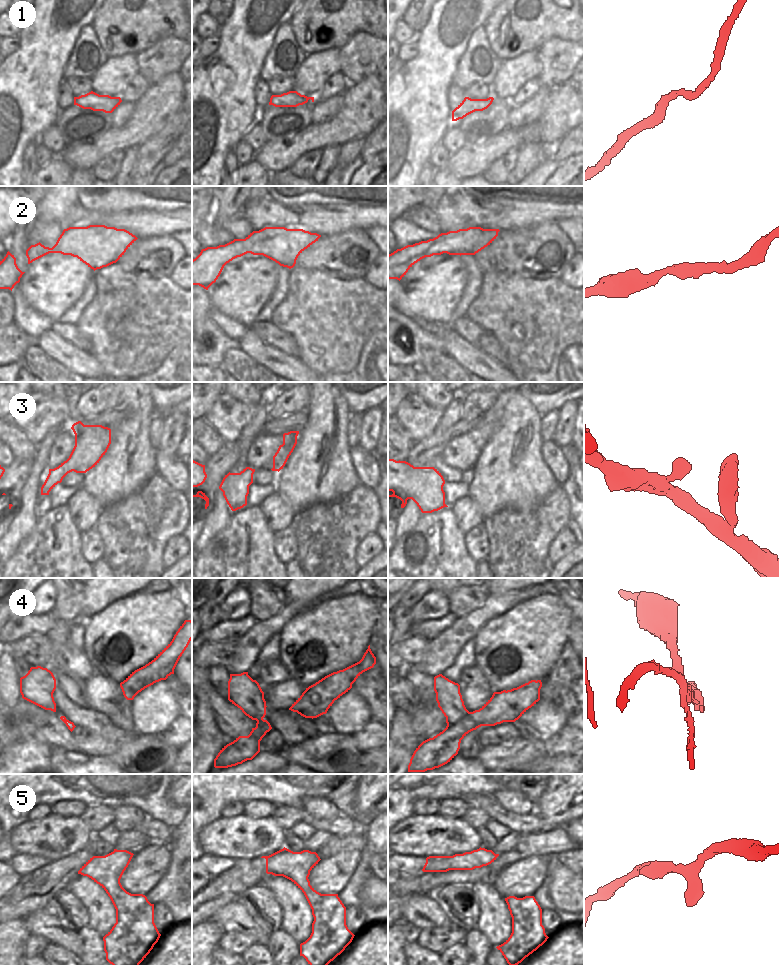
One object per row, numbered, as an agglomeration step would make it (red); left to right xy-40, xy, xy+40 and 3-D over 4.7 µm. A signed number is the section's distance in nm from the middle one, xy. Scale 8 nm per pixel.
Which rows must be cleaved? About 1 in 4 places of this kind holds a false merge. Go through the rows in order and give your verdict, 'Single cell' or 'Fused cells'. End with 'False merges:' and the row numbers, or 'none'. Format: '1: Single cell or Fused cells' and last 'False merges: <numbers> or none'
1: Single cell
2: Single cell
3: Single cell
4: Fused cells
5: Single cell
False merges: 4

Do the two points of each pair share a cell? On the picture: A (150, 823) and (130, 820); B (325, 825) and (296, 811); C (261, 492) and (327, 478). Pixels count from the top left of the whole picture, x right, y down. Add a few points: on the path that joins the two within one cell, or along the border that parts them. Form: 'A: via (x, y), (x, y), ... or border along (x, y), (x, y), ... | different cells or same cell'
A: border along (145, 816), (134, 828) | different cells
B: border along (304, 810), (303, 821) | different cells
C: border along (275, 486), (277, 490) | different cells

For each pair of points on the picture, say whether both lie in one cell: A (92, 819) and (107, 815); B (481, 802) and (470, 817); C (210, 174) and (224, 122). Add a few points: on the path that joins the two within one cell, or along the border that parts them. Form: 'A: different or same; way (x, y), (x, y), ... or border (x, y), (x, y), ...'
A: same; way (96, 817), (103, 815)
B: different; border (470, 807), (480, 808), (490, 819)
C: same; way (210, 161), (219, 151), (219, 135)

